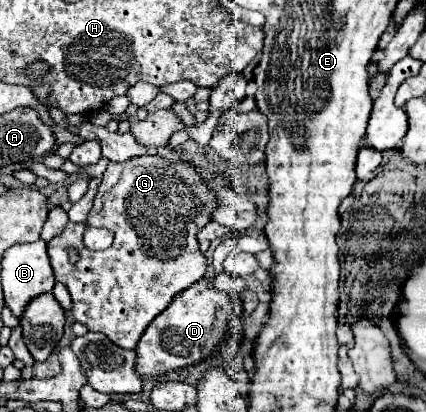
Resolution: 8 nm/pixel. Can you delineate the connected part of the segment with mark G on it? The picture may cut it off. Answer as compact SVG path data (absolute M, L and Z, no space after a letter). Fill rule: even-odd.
M151 155L135 157L135 159L125 161L125 163L109 163L107 171L103 173L103 181L101 181L101 185L99 185L99 191L97 191L97 195L95 195L95 203L93 203L93 209L91 209L87 221L85 221L85 223L67 223L65 229L63 229L63 233L57 235L57 237L53 237L53 239L47 243L47 253L49 253L49 259L51 259L51 267L53 267L55 279L61 281L61 283L65 283L67 289L69 289L69 293L71 293L71 299L73 299L71 311L73 311L75 321L83 323L89 331L105 333L115 345L119 345L119 347L123 347L123 349L135 349L135 345L137 345L139 337L143 335L145 327L167 307L167 303L169 303L179 291L183 291L183 289L187 289L189 285L193 285L195 281L203 279L203 275L205 275L205 271L207 271L207 263L205 263L205 255L203 255L201 249L199 249L197 231L205 225L207 219L211 219L211 209L213 209L213 207L215 207L215 197L213 197L213 193L205 187L203 179L197 175L197 171L195 171L195 177L193 177L193 173L191 173L189 169L185 169L185 167L181 167L181 165L173 165L173 163L169 163L167 159L161 159L161 157L151 157ZM85 227L105 227L105 229L113 231L113 233L115 233L113 245L111 245L109 249L105 249L105 251L87 251L85 245L83 245ZM71 249L75 249L77 255L79 255L79 261L77 261L77 263L71 263L71 261L69 261L69 251L71 251Z

